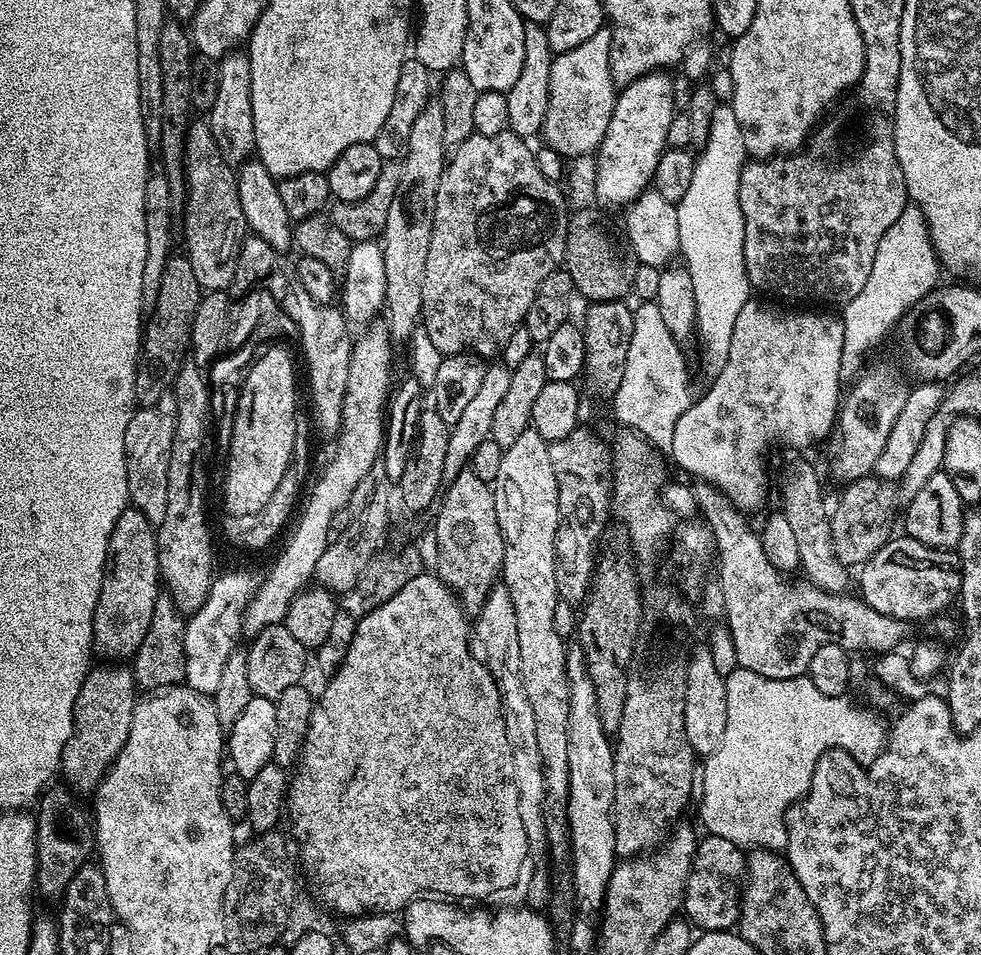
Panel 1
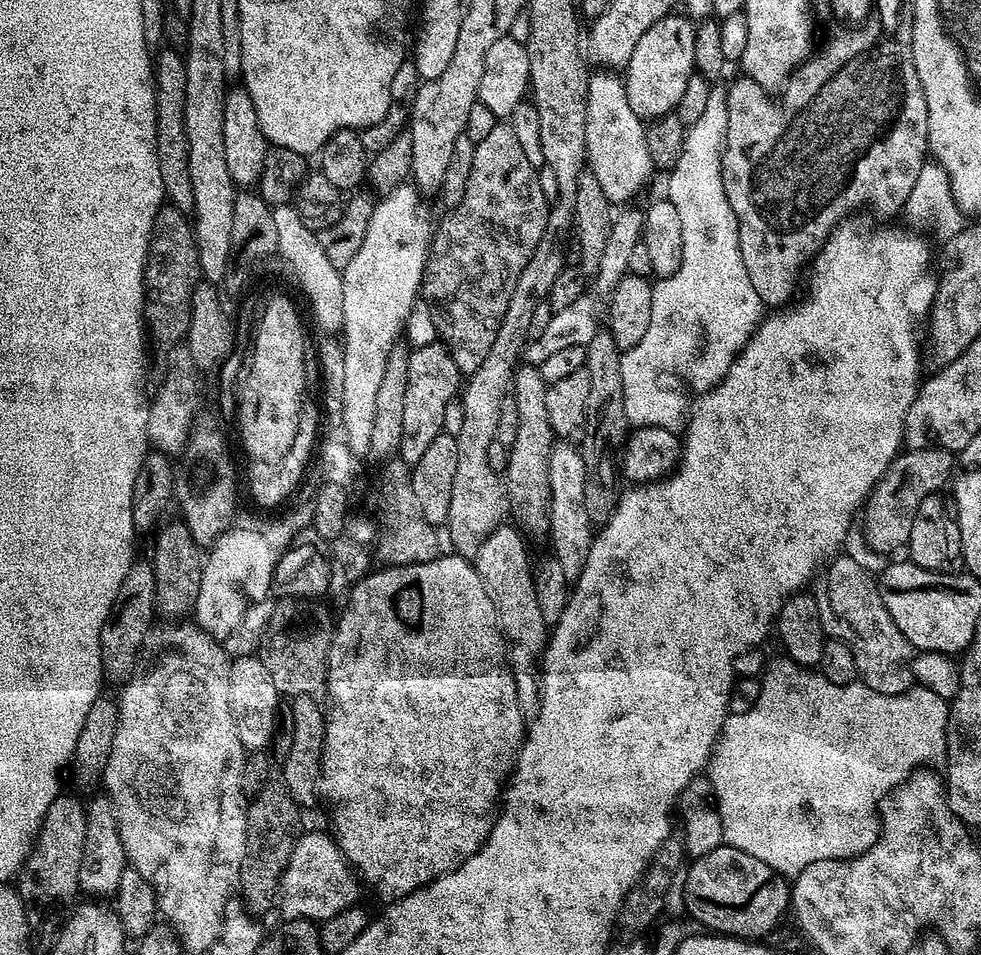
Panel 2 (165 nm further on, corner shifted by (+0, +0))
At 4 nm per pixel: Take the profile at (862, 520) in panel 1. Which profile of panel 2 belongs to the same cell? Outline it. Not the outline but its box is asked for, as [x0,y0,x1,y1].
[862,447,953,554]

